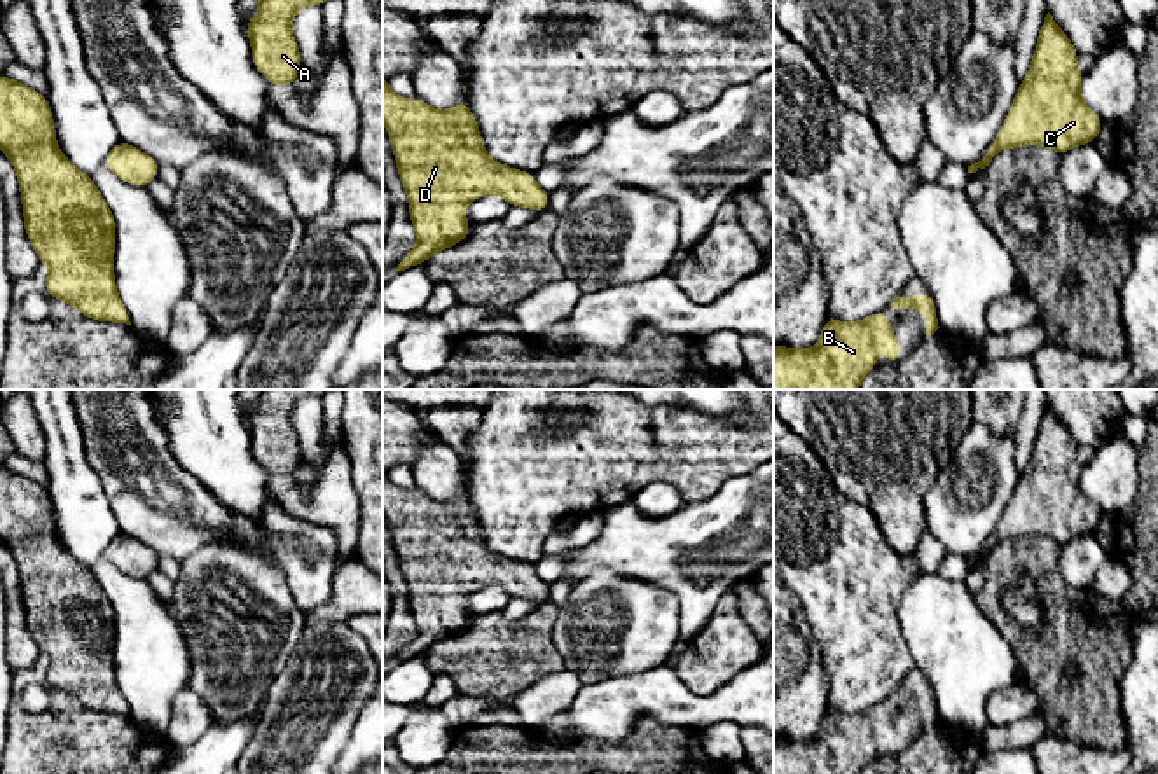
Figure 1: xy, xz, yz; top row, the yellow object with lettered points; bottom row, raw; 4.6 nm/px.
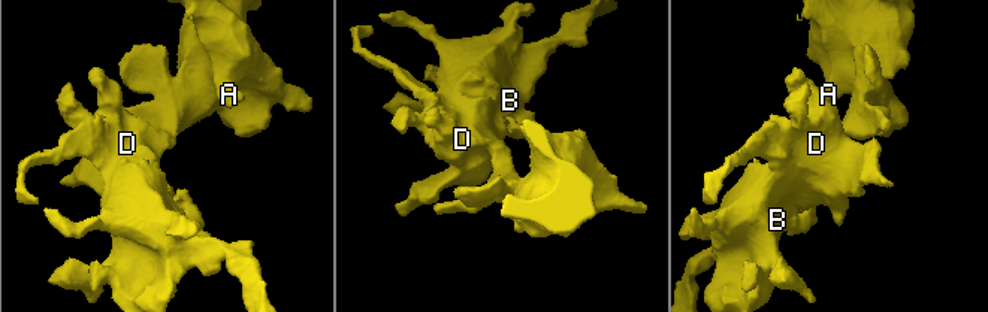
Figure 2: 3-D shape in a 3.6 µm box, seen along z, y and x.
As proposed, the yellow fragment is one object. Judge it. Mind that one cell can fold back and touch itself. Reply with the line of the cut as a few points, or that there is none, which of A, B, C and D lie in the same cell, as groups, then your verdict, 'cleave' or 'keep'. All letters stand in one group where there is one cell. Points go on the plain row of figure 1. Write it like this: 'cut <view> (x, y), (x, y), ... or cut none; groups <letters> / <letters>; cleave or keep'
cut none; groups A B C D; keep

